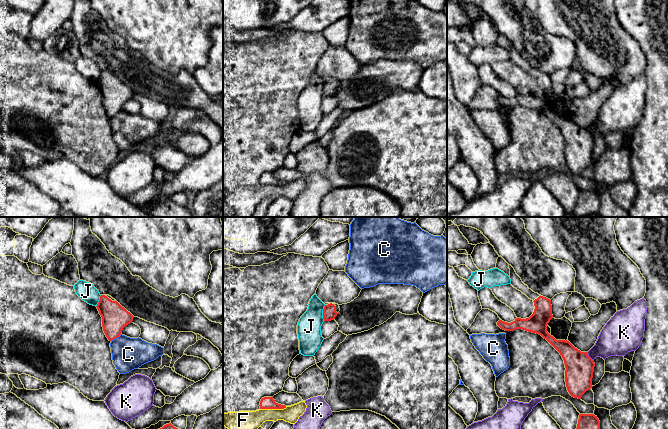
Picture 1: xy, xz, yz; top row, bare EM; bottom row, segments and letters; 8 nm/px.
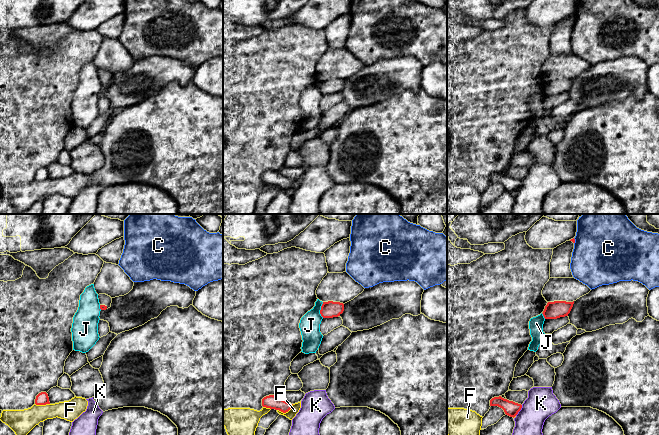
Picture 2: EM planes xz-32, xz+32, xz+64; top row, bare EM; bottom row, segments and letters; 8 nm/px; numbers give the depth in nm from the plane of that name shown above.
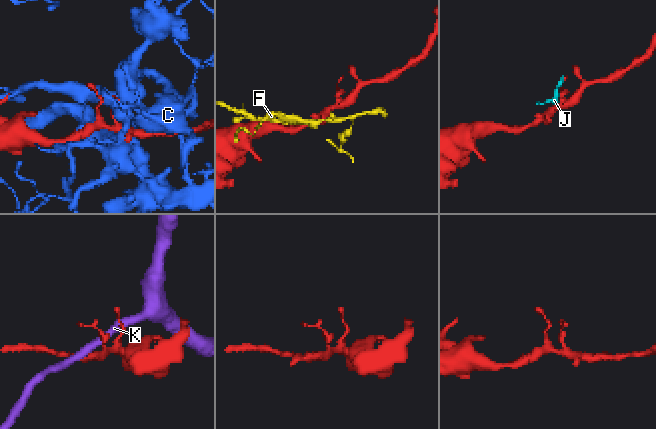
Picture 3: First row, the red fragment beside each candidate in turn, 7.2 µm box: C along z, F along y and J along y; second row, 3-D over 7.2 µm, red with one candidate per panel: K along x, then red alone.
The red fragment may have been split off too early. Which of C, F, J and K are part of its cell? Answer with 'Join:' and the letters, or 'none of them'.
Join: none of them

